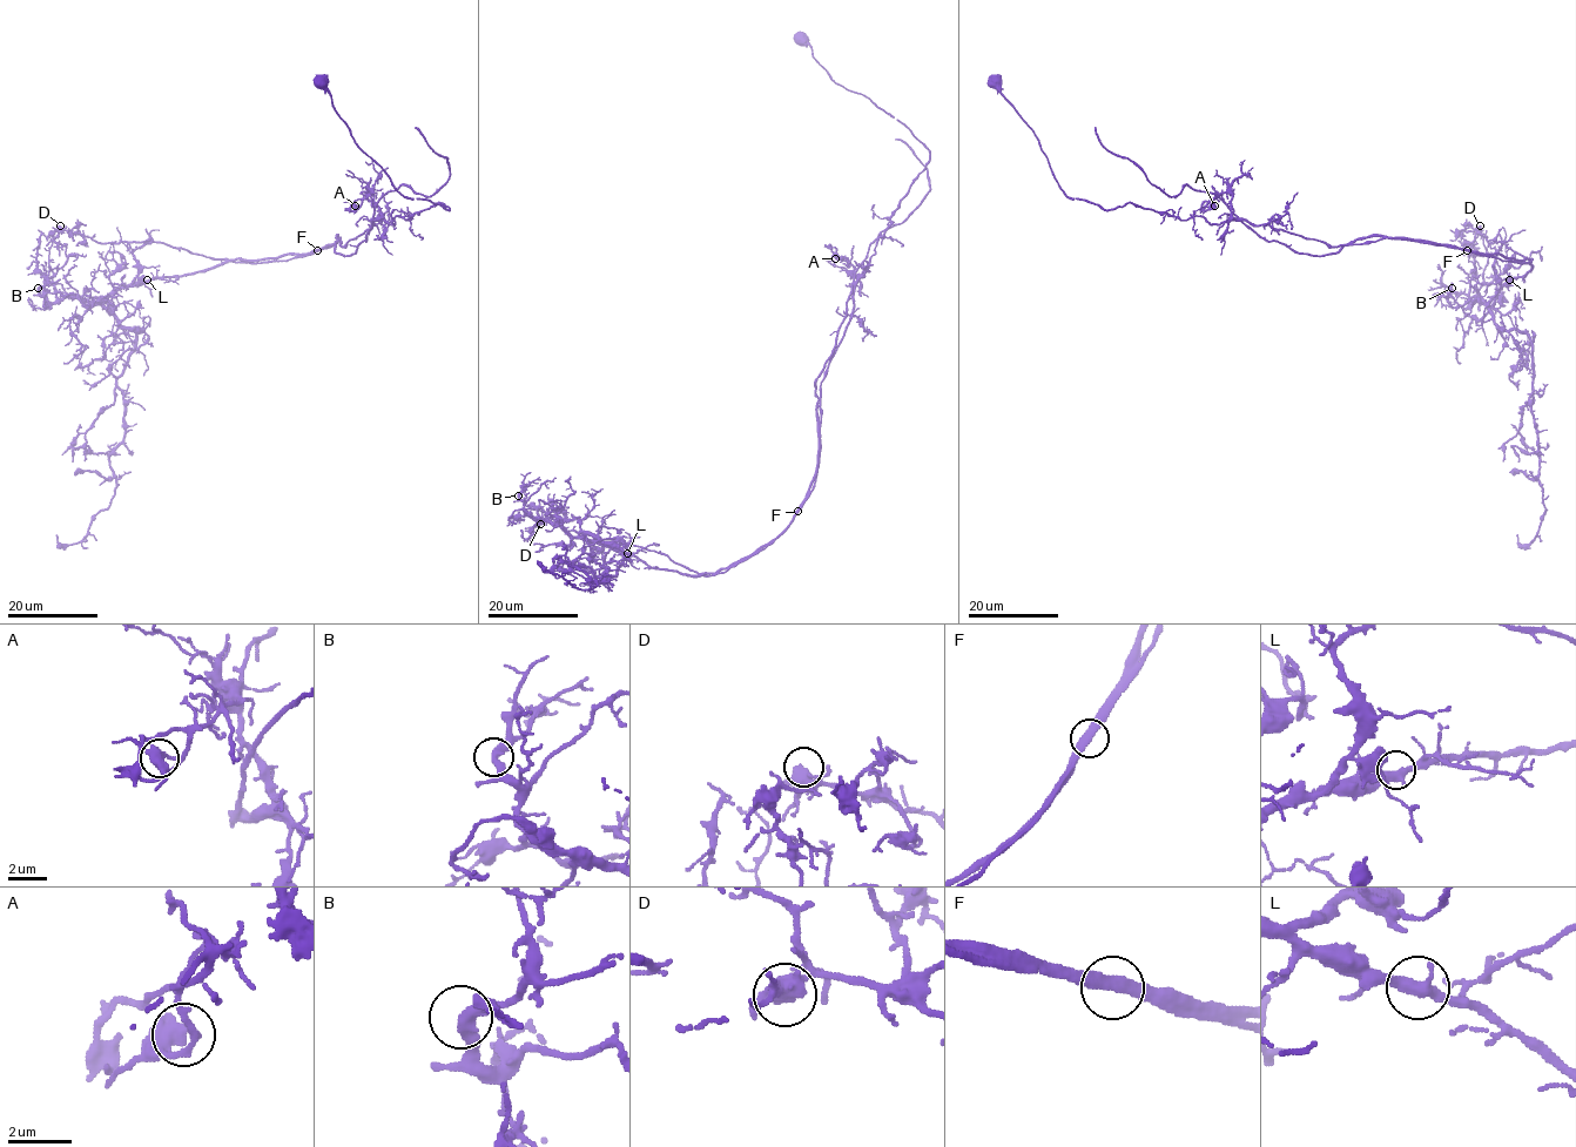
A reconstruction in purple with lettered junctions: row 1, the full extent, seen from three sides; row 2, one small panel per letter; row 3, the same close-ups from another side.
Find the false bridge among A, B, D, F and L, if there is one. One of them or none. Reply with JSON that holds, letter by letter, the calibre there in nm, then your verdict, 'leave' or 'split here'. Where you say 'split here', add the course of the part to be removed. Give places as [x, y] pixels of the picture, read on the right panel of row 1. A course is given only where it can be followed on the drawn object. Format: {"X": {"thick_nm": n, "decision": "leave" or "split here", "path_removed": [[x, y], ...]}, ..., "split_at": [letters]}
{"A": {"thick_nm": 460, "decision": "leave"}, "B": {"thick_nm": 400, "decision": "leave"}, "D": {"thick_nm": 440, "decision": "leave"}, "F": {"thick_nm": 420, "decision": "split here", "path_removed": [[1467, 251], [1402, 237], [1328, 247], [1267, 224], [1211, 224], [1069, 197], [992, 75]]}, "L": {"thick_nm": 400, "decision": "leave"}, "split_at": ["F"]}

